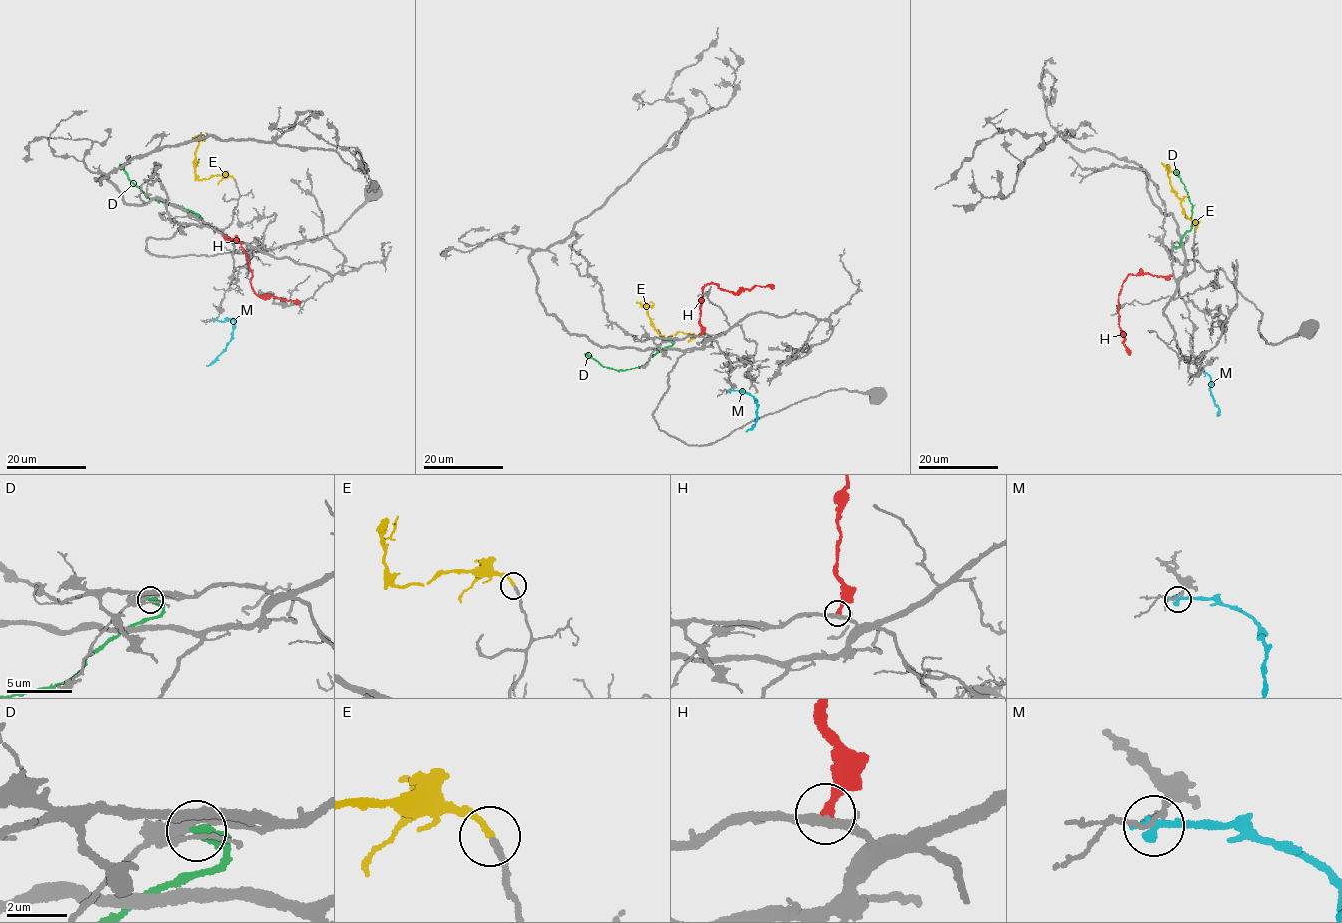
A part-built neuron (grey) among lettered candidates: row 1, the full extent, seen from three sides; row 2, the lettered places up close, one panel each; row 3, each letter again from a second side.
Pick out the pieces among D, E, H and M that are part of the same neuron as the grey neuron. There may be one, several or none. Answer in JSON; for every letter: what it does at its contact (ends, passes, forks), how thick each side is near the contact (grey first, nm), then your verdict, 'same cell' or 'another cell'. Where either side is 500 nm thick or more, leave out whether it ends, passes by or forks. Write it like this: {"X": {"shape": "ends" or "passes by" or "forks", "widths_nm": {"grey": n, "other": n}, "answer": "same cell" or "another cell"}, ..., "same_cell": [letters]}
{"D": {"shape": "ends", "widths_nm": {"grey": 320, "other": 440}, "answer": "another cell"}, "E": {"shape": "ends", "widths_nm": {"grey": 200, "other": 200}, "answer": "same cell"}, "H": {"shape": "ends", "widths_nm": {"grey": 300, "other": 280}, "answer": "another cell"}, "M": {"shape": "ends", "widths_nm": {"grey": 140, "other": 360}, "answer": "another cell"}, "same_cell": ["E"]}

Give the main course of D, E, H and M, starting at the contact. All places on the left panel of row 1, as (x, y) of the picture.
D: (194, 216), (195, 213), (145, 195), (119, 164)
E: (234, 179), (216, 175), (198, 178), (195, 154), (199, 141), (207, 137), (205, 133)
H: (223, 235), (227, 241), (233, 239), (241, 243), (249, 261), (253, 291), (260, 296), (274, 296), (298, 304)
M: (215, 320), (235, 321), (232, 339), (206, 366)

